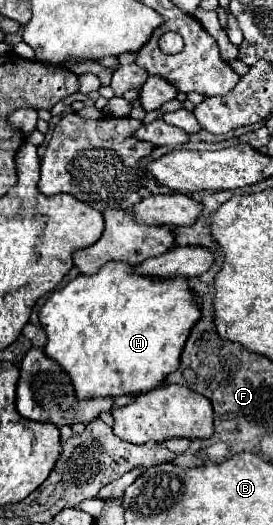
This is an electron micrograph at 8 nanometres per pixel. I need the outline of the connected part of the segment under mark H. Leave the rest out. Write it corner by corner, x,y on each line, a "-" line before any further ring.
109,262
97,274
81,274
55,290
39,310
39,322
47,334
43,350
53,362
61,364
63,372
71,376
77,400
145,394
157,388
167,374
179,368
179,356
187,334
195,320
199,320
199,308
193,300
193,292
185,278
149,280
131,272
131,264

